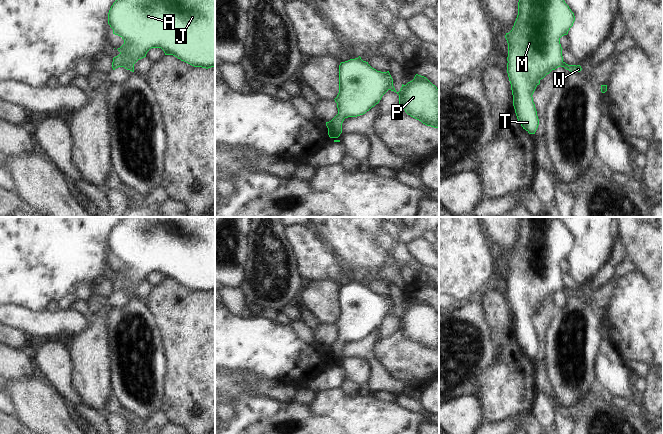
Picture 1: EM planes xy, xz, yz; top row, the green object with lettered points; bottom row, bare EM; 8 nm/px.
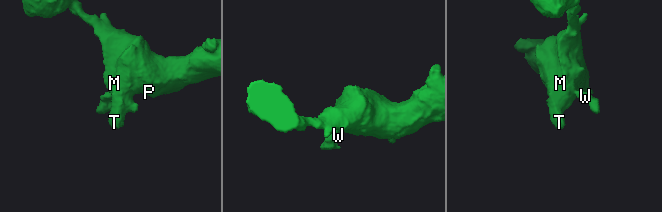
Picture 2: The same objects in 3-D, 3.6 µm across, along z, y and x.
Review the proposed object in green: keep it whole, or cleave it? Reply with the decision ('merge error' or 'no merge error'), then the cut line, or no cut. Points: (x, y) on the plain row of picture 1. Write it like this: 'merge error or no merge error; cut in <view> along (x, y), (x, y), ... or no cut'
no merge error; no cut

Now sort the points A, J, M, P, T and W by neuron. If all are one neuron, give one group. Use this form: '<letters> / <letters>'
A J M P T W

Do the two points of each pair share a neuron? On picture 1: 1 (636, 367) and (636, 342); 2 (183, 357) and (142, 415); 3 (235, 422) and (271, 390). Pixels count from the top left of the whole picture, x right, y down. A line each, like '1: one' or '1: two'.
1: two
2: two
3: two

